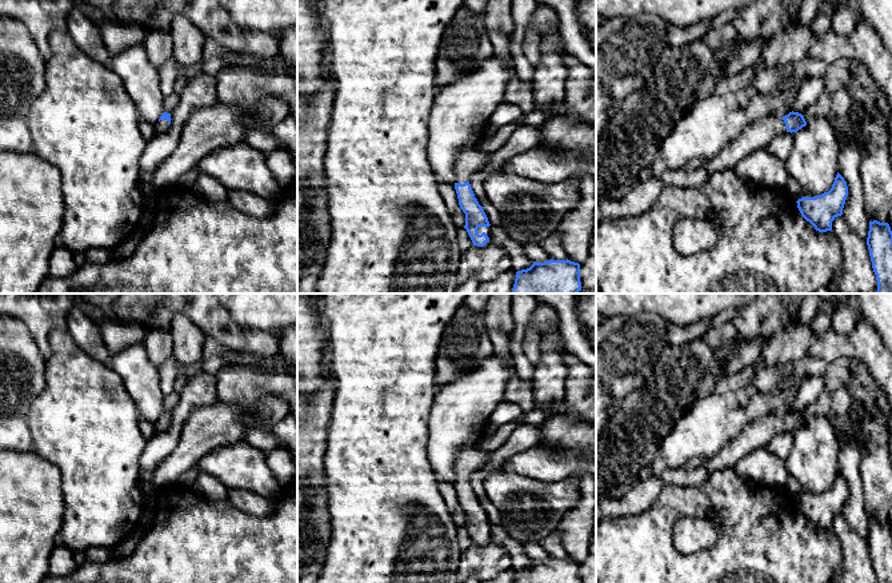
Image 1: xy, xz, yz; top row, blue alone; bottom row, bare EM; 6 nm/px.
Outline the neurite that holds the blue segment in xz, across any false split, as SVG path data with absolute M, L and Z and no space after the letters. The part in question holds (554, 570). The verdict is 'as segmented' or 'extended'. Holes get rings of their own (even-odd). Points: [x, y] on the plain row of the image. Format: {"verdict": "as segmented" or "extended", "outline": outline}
{"verdict": "as segmented", "outline": "M548 559L516 571L515 583L581 583L580 563L571 559Z"}

